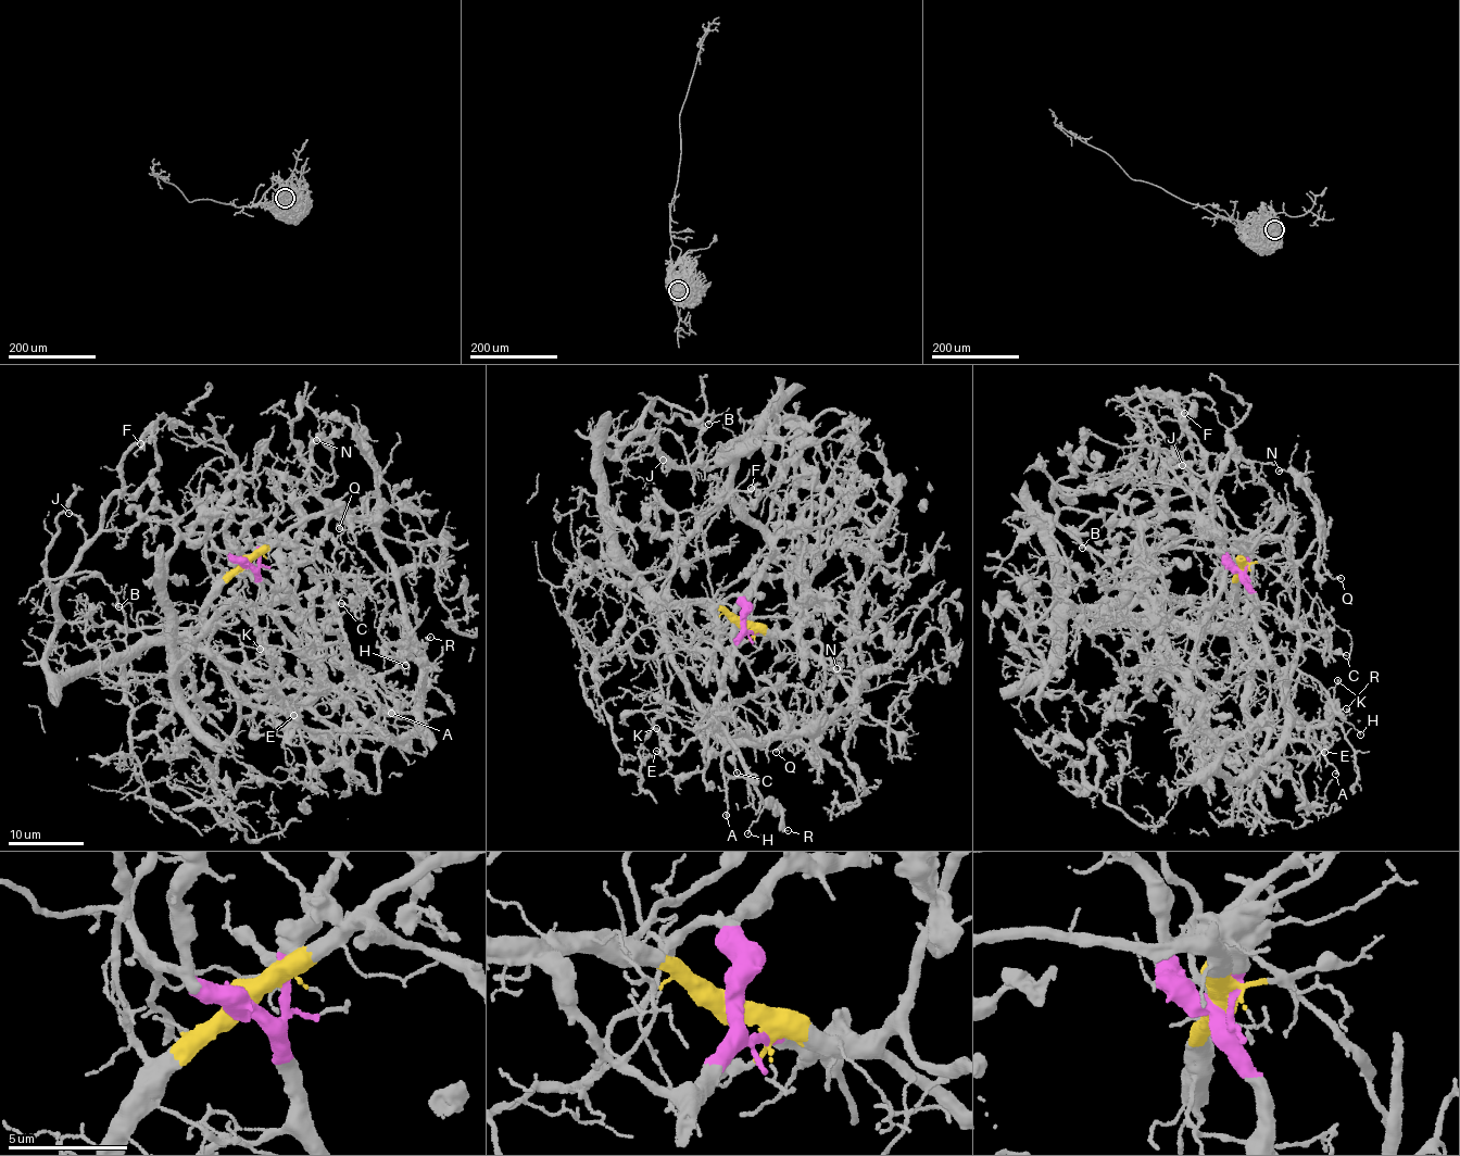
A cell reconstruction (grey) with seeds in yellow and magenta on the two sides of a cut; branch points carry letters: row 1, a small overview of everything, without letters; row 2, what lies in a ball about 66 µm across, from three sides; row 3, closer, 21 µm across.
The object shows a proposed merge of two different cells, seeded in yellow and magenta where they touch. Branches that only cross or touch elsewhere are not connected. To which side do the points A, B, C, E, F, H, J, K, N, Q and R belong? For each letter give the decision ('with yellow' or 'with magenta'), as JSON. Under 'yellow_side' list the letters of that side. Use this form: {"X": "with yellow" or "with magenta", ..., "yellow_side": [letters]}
{"A": "with magenta", "B": "with yellow", "C": "with magenta", "E": "with magenta", "F": "with yellow", "H": "with magenta", "J": "with yellow", "K": "with magenta", "N": "with magenta", "Q": "with magenta", "R": "with magenta", "yellow_side": ["B", "F", "J"]}

